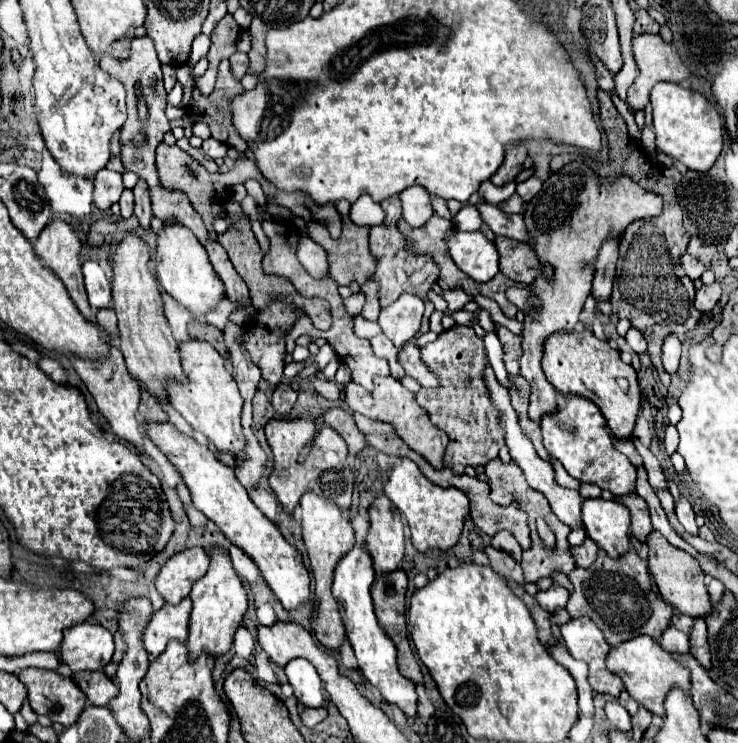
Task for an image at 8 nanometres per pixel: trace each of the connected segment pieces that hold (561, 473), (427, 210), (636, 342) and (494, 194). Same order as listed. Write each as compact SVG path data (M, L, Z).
M548 456L548 462L550 462L552 468L554 468L556 484L560 484L562 488L572 488L572 490L578 490L578 488L580 488L580 482L578 482L576 478L572 478L572 476L564 470L564 466L562 466L554 456Z
M410 186L400 194L402 208L404 208L404 218L410 226L418 228L424 226L430 216L432 216L432 206L430 206L430 194L422 186Z
M630 328L630 330L628 330L626 342L630 344L630 348L632 348L634 352L638 352L638 354L644 354L644 352L646 352L646 340L644 340L644 336L642 336L636 328Z
M490 180L484 182L478 190L478 194L486 200L486 202L492 202L492 204L498 204L498 202L504 202L506 198L510 198L512 194L516 192L516 182L508 182L504 186L494 186Z

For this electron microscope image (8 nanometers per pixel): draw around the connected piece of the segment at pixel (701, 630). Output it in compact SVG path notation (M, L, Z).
M696 620L692 634L690 634L690 650L698 660L710 660L708 654L708 642L706 642L706 622L704 620Z

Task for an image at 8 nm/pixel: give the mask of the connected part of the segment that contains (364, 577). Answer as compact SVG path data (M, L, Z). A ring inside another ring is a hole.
M354 546L348 556L340 560L340 564L334 570L334 584L332 584L332 596L336 598L340 606L340 616L342 624L346 628L346 638L350 646L356 652L358 658L358 668L362 670L364 678L376 686L382 694L382 698L388 704L396 704L408 718L414 718L418 712L418 696L416 696L416 684L412 680L404 678L398 672L396 664L396 646L392 640L388 640L386 632L380 628L376 616L374 616L374 606L370 598L370 586L374 582L374 568L372 568L372 558L364 548Z

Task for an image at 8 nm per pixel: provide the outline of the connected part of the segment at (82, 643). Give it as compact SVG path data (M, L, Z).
M82 622L64 630L58 648L60 664L68 666L72 672L104 670L104 664L108 664L112 654L112 634L104 626L92 622Z

